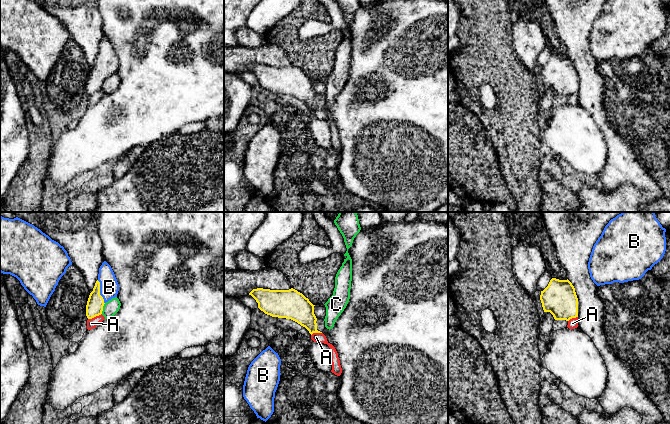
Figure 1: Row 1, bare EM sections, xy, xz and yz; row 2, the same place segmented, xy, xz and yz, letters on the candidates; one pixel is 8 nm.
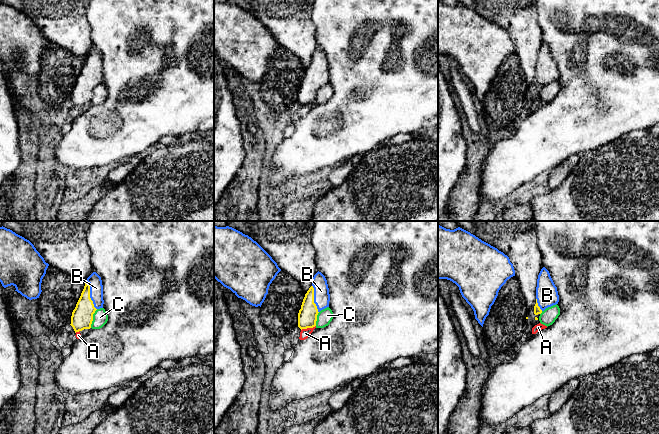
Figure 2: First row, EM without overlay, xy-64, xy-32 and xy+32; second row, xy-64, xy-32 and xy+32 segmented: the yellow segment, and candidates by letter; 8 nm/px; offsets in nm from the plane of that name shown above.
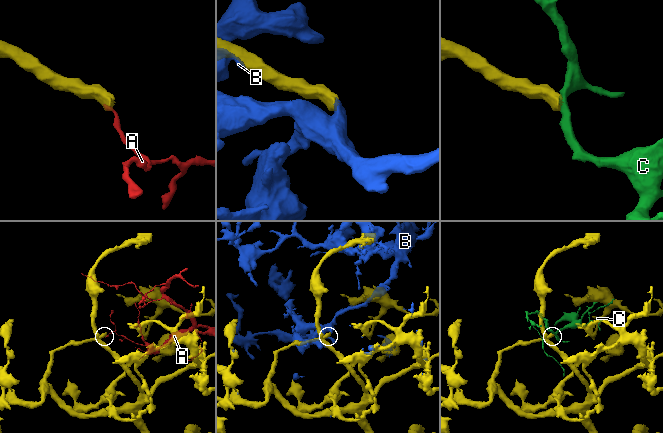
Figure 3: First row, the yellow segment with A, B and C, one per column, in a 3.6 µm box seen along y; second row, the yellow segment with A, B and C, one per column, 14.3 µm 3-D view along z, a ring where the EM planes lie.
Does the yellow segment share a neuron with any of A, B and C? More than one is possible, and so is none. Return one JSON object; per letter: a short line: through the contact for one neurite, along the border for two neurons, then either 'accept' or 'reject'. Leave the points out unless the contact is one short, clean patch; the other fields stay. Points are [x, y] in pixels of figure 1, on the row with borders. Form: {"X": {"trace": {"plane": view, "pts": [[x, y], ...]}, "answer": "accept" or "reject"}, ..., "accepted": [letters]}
{"A": {"trace": {"plane": "xy", "pts": [[101, 313], [88, 319]]}, "answer": "reject"}, "B": {"answer": "accept"}, "C": {"trace": {"plane": "xy", "pts": [[105, 303], [101, 313]]}, "answer": "reject"}, "accepted": ["B"]}

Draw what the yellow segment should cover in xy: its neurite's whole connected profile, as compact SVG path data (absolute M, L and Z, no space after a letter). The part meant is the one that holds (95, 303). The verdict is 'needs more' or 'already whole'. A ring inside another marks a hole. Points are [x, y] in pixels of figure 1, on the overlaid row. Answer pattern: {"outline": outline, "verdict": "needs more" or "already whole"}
{"outline": "M104 261L99 268L98 280L93 291L90 293L87 305L86 316L92 319L102 314L103 306L112 298L117 297L119 284L111 266Z", "verdict": "needs more"}

